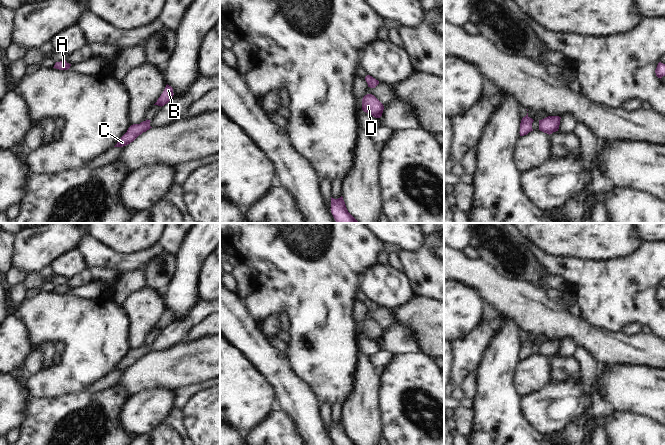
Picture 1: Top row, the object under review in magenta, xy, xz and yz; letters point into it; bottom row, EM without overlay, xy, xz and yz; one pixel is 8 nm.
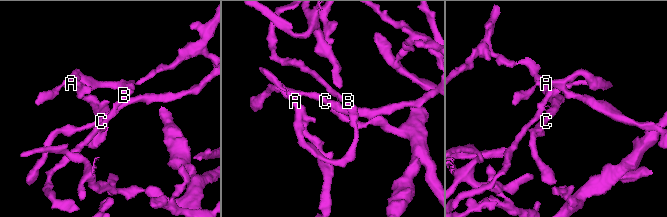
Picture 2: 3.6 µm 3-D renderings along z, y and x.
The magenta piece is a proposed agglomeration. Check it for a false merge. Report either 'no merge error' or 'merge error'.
merge error

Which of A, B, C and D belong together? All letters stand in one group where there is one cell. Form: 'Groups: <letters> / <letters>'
Groups: A B / C D

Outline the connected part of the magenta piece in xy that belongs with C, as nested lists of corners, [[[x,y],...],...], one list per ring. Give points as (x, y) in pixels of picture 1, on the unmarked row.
[[[143,345],[140,348],[131,349],[127,356],[118,364],[114,371],[123,371],[133,366],[139,359],[152,352],[150,346]]]

